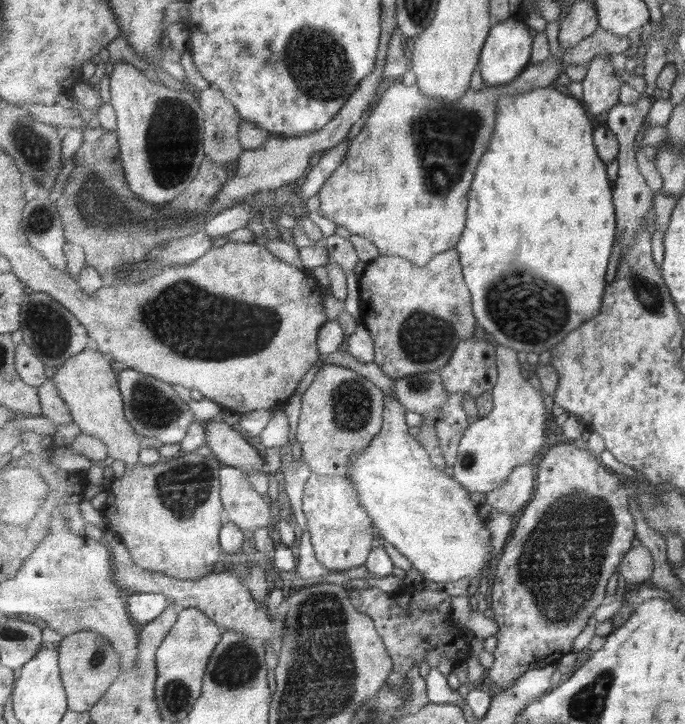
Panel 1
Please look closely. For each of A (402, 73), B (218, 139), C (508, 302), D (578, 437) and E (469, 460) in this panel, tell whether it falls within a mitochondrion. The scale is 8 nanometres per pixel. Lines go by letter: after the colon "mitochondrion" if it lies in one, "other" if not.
A: other
B: mitochondrion
C: mitochondrion
D: other
E: mitochondrion

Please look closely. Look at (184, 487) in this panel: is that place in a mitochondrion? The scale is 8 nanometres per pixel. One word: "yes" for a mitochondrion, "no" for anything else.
yes

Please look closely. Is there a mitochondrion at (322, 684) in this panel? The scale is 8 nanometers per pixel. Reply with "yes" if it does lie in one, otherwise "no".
yes

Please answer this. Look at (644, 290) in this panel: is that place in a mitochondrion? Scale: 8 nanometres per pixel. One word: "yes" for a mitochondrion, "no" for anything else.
yes

